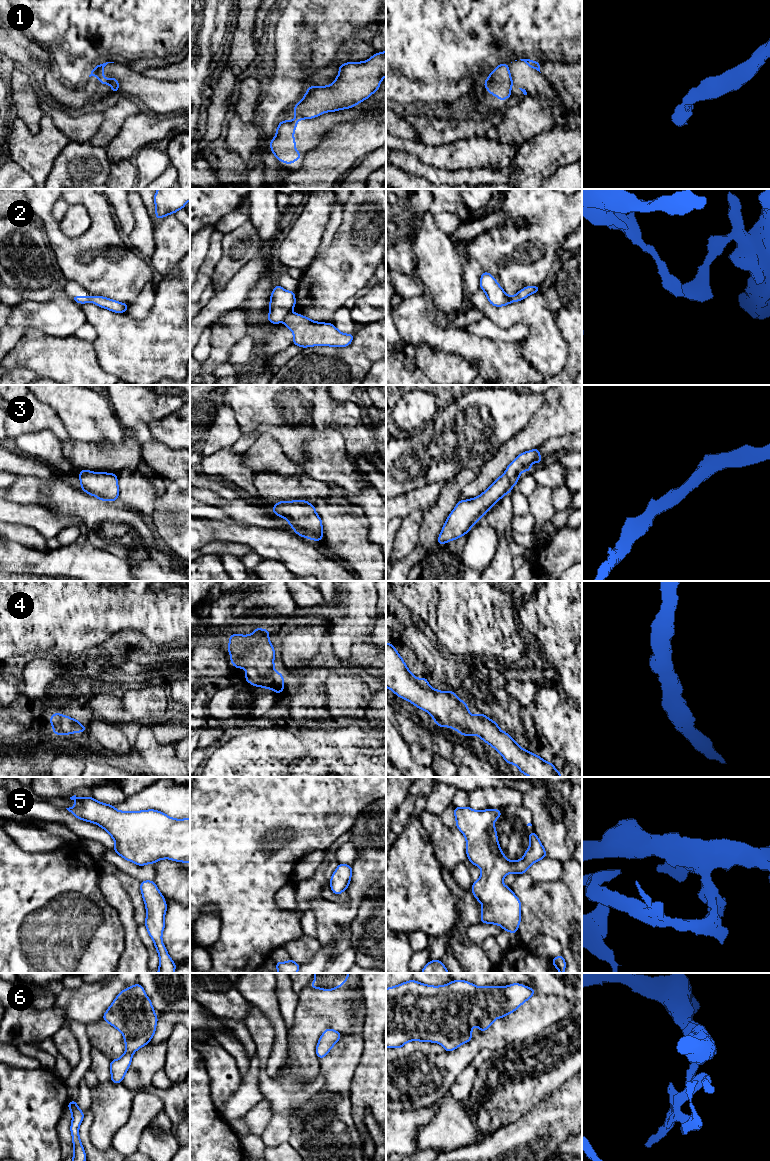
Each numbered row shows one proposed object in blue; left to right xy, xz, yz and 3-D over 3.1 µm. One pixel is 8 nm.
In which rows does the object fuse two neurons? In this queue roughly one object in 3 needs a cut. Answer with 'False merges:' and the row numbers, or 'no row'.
False merges: 1, 2

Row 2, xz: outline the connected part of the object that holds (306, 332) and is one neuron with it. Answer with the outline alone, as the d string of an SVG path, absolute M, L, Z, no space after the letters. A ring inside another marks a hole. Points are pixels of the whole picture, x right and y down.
M289 313L283 322L293 332L293 344L303 348L311 346L346 347L354 338L354 334L344 334L332 323L315 322L297 313Z

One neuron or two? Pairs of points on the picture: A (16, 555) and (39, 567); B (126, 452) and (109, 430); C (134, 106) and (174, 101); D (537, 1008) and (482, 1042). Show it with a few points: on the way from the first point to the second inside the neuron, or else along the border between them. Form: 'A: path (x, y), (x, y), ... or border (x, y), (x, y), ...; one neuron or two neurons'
A: path (22, 559), (34, 562); one neuron
B: border (128, 433), (117, 443), (95, 443); two neurons
C: border (121, 94), (130, 96), (138, 102); two neurons
D: path (523, 1021), (512, 1025), (496, 1036); one neuron

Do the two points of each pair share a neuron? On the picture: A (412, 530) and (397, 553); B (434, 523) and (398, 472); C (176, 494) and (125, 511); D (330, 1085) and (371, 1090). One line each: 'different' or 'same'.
A: same
B: different
C: different
D: different

